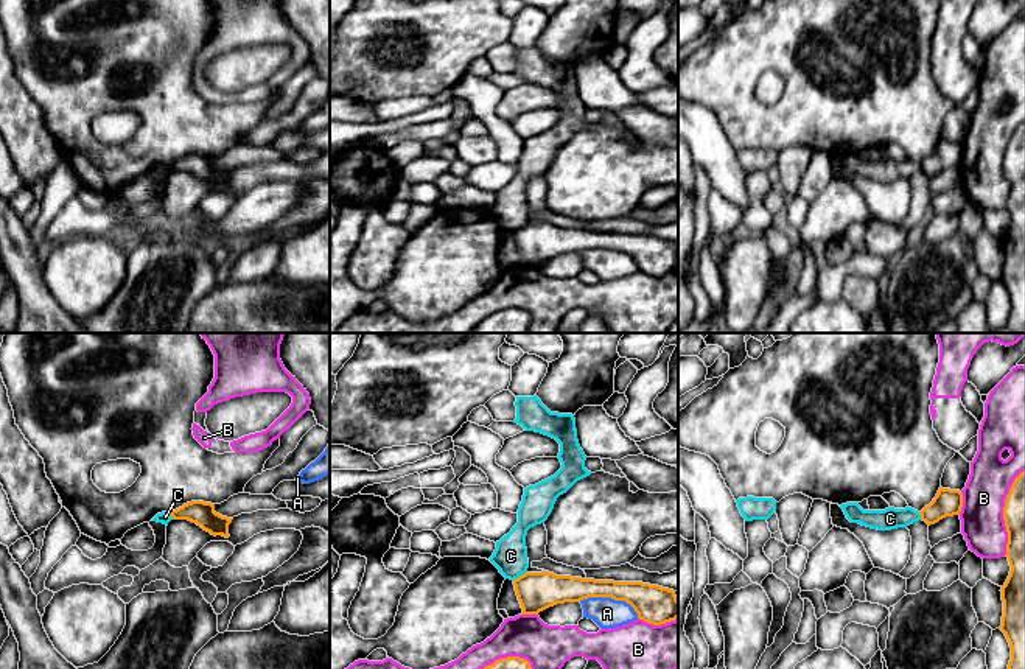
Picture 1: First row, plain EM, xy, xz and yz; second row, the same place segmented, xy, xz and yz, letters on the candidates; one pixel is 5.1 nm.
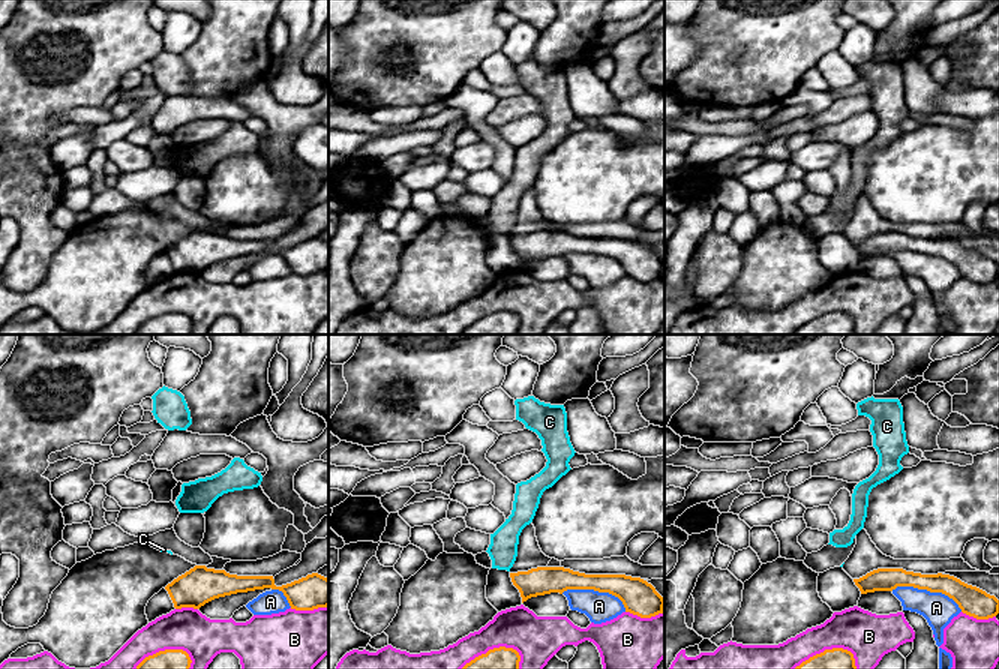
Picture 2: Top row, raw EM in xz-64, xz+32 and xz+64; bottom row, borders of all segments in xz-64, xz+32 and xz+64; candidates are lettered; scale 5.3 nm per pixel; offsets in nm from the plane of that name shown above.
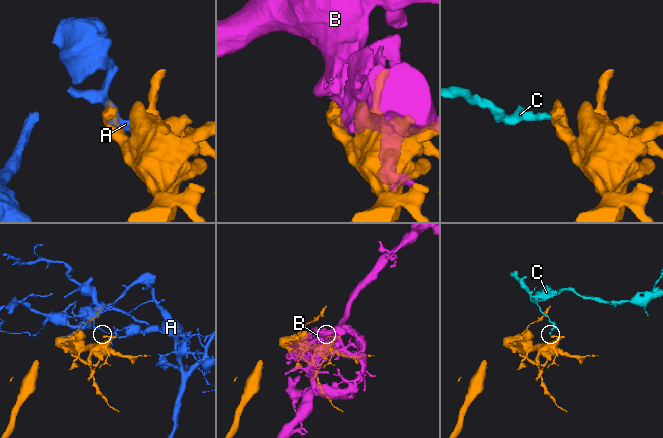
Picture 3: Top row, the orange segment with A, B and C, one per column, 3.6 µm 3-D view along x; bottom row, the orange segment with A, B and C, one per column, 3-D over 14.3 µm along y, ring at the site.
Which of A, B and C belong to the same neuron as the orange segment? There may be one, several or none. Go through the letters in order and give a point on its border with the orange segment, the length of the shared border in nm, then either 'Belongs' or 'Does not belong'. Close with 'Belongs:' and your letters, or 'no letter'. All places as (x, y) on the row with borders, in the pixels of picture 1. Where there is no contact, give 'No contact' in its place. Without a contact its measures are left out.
A: Touches orange at xz (610, 596). Shared border 320 nm. Does not belong
B: Touches orange at yz (962, 503). Shared border 120 nm. Does not belong
C: Touches orange at xz (520, 576). Shared border 90 nm. Does not belong
Belongs: no letter

